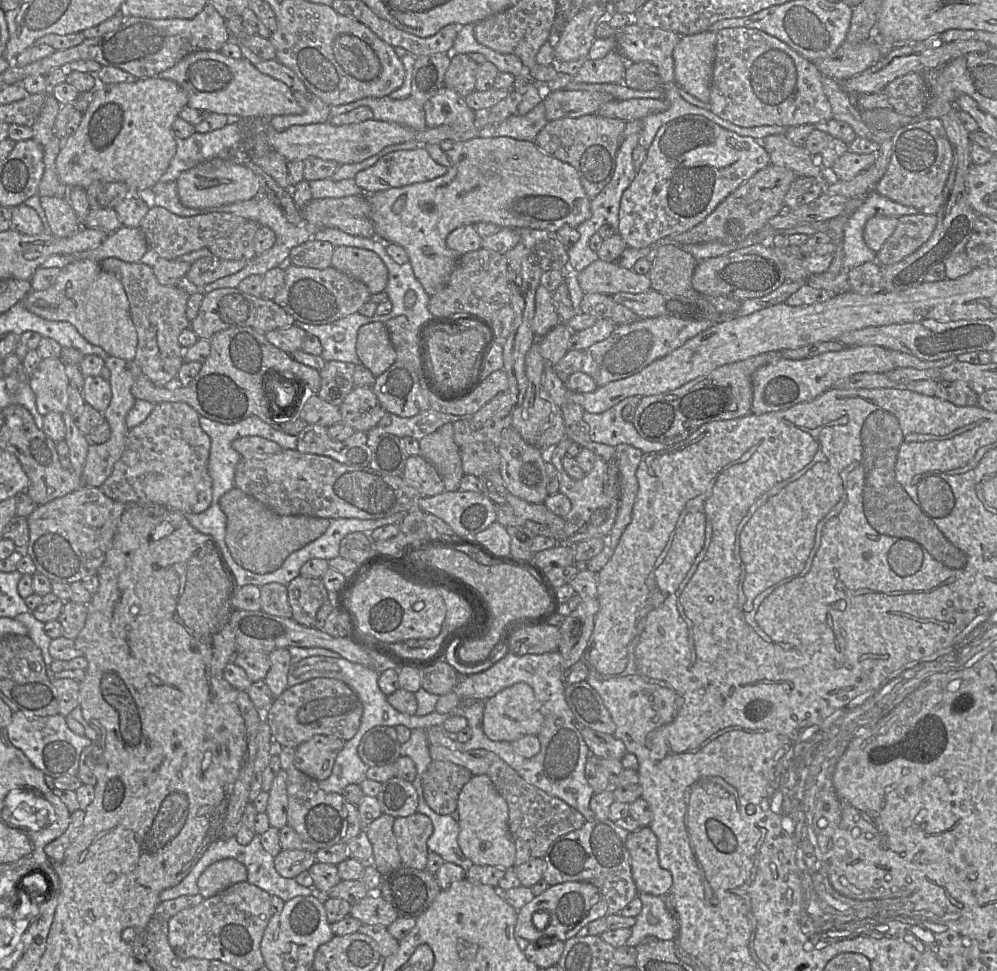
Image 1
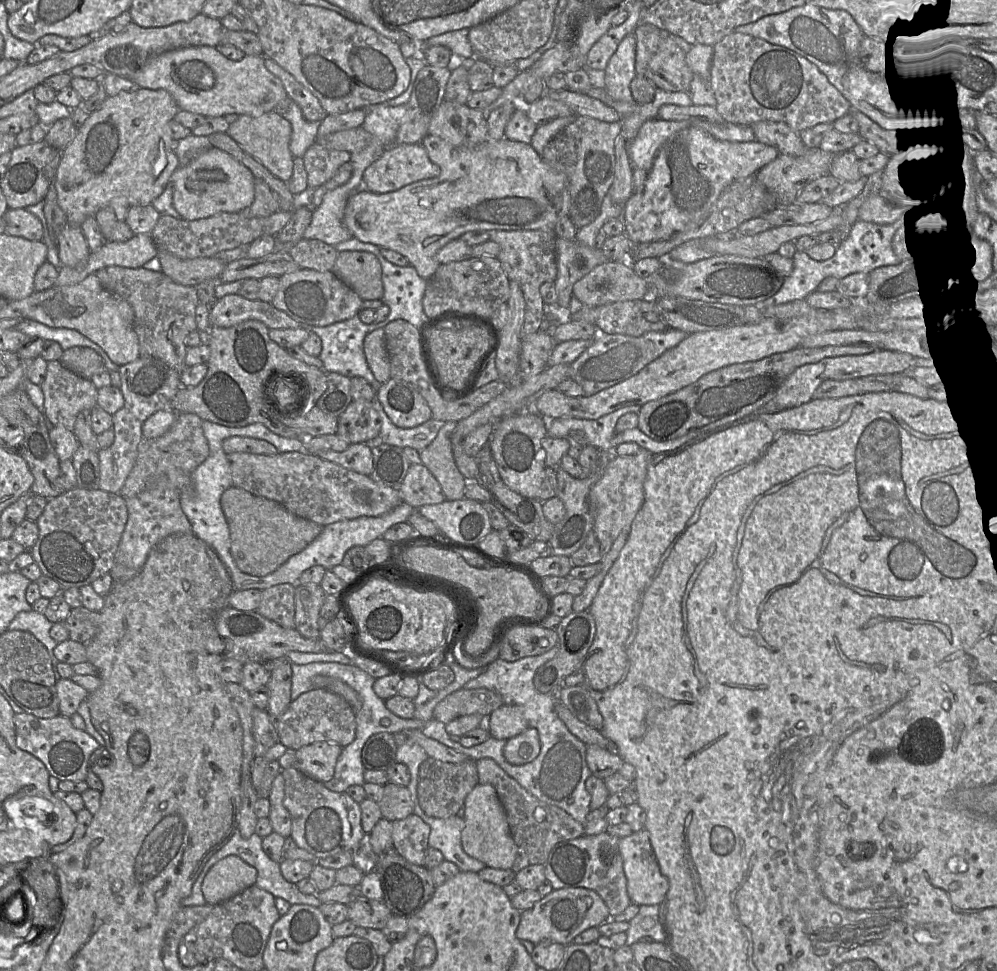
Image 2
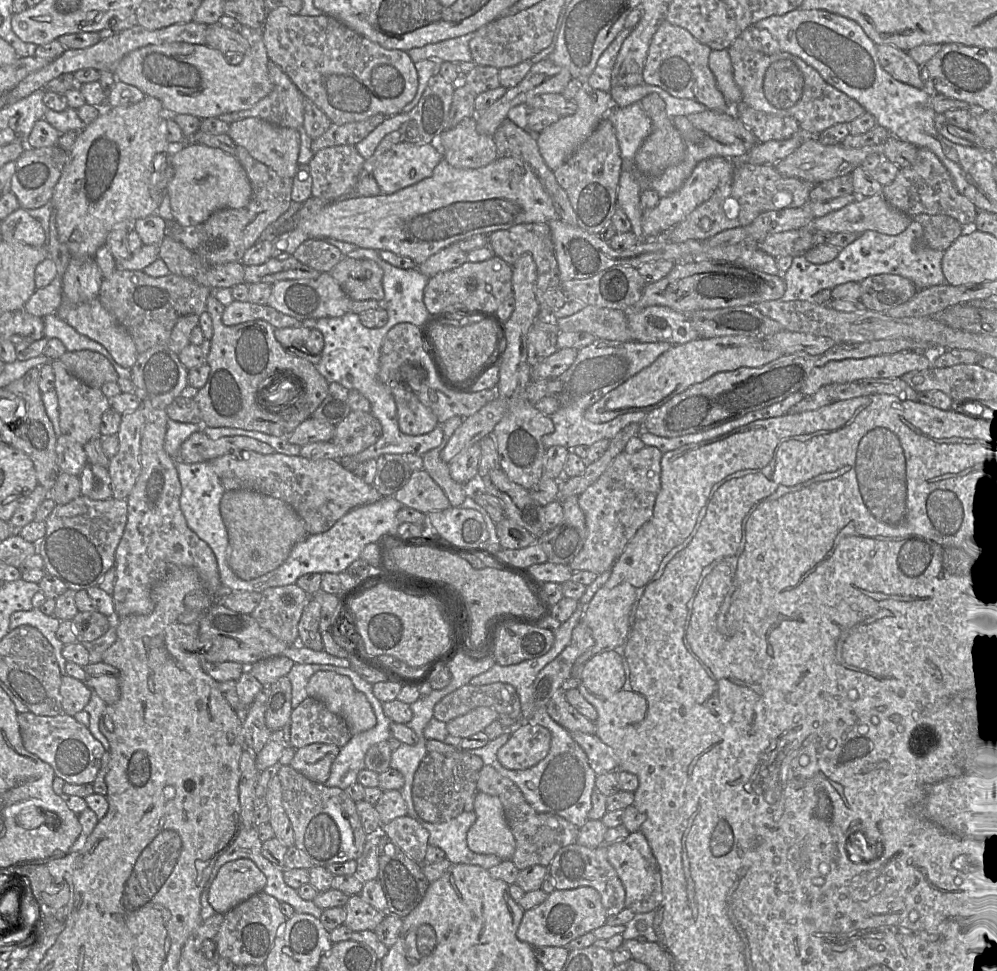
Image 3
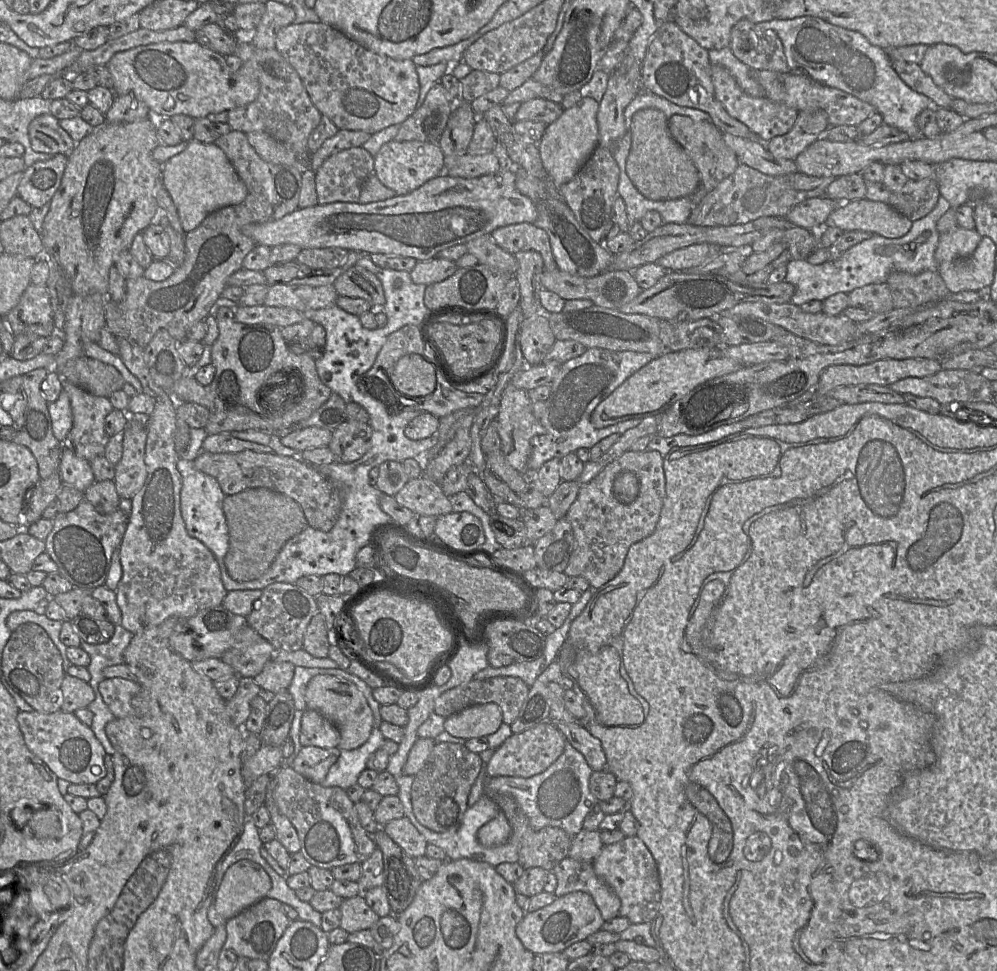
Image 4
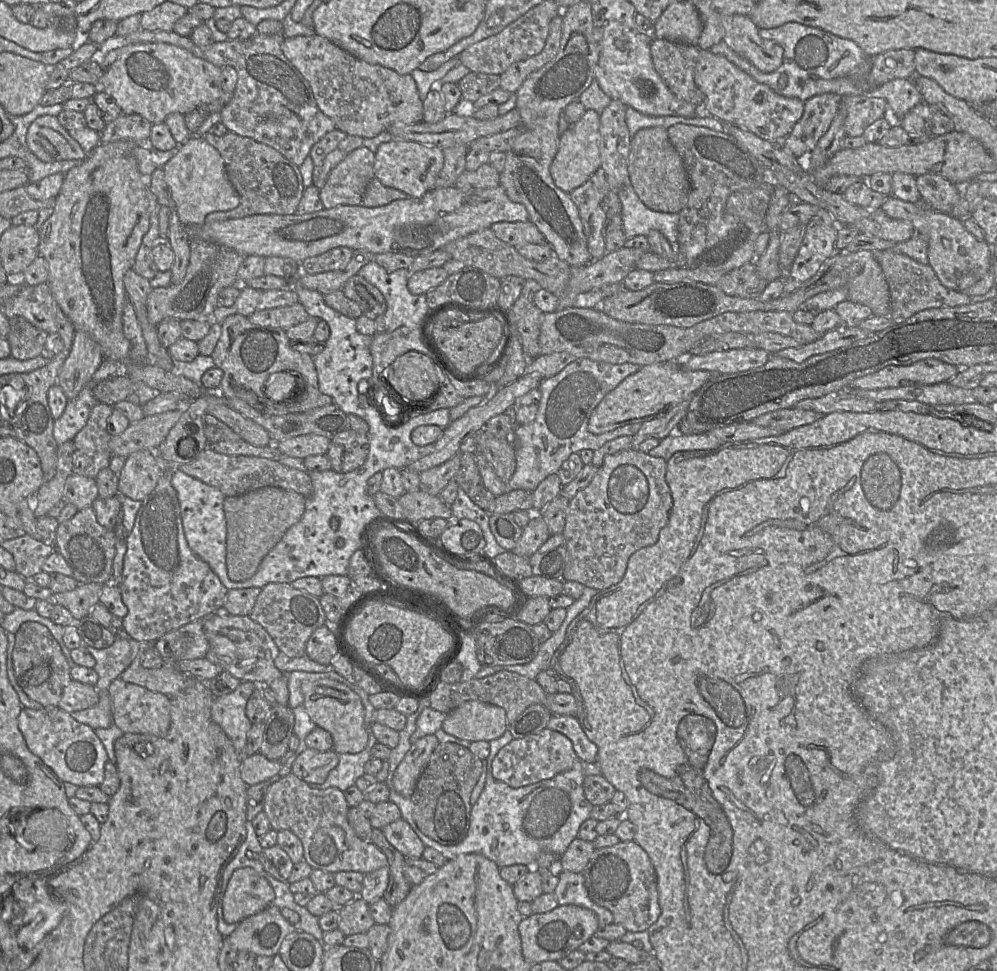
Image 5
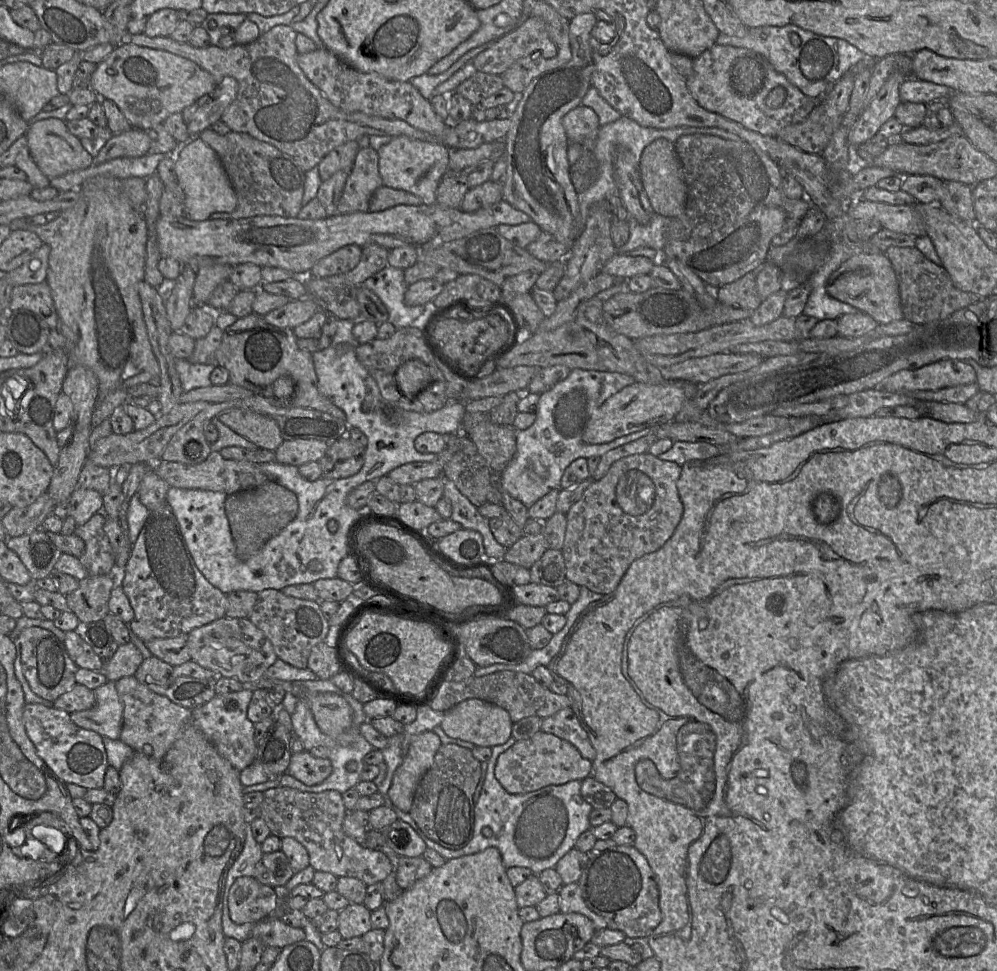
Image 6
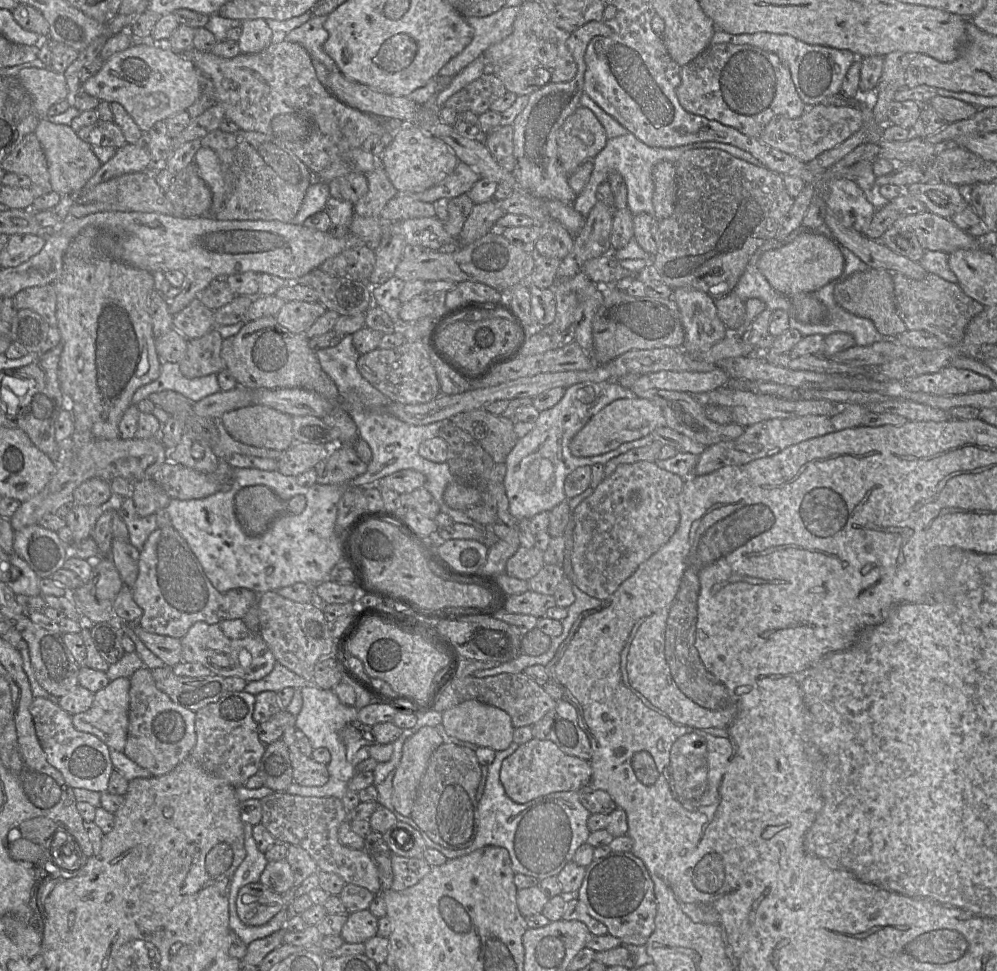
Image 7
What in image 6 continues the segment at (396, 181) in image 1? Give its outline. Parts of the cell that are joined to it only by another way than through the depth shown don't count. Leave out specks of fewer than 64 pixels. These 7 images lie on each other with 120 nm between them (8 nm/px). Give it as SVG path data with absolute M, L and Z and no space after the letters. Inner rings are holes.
M399 135L380 147L378 157L379 173L385 186L412 193L426 205L437 203L438 184L448 171L450 149L447 146Z

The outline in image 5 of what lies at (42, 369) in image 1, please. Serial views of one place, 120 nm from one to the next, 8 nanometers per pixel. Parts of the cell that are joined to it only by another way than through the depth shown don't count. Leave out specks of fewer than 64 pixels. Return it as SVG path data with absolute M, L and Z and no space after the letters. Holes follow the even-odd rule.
M98 402L92 407L86 425L72 439L74 473L95 479L101 469L109 466L112 436L106 426L113 409L111 405Z

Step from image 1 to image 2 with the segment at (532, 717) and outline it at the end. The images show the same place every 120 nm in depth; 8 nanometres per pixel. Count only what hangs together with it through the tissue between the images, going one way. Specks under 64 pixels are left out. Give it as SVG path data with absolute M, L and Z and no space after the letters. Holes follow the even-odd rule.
M503 704L490 714L490 736L496 739L508 740L529 727L522 707Z

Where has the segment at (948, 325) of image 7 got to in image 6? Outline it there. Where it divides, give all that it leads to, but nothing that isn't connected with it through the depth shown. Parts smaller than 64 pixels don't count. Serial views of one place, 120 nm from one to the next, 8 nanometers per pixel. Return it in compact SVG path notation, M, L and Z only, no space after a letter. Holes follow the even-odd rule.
M889 247L883 251L895 273L903 319L914 325L928 324L949 316L954 311L973 303L974 294L957 289L947 273L937 264L929 261L915 247Z

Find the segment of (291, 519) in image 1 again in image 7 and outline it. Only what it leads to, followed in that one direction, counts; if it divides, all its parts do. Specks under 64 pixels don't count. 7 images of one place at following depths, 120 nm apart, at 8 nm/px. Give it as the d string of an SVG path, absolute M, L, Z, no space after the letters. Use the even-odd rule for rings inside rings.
M265 485L241 488L234 499L238 524L247 537L257 537L264 534L277 519L283 515L301 514L307 505L306 498L302 495L295 495L289 500L283 500Z

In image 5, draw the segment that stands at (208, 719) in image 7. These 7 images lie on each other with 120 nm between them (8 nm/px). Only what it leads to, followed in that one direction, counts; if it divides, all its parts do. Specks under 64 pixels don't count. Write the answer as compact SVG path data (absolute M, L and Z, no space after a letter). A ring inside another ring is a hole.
M241 681L233 692L215 698L211 707L212 719L222 728L242 757L247 734L252 727L246 715L246 705L256 688L257 685L251 681Z

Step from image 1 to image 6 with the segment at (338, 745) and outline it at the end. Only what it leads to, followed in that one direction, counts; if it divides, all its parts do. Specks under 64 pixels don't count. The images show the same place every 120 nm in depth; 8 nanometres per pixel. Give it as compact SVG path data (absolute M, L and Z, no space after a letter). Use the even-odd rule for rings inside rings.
M302 751L291 755L286 773L307 786L313 786L332 773L332 765L328 758L317 758L309 751Z

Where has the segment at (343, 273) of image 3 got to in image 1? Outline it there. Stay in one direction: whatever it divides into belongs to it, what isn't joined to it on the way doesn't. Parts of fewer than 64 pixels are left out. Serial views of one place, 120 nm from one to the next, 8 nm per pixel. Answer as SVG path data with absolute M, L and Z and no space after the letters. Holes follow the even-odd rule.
M352 246L335 247L331 266L364 283L372 294L385 290L388 269L373 251Z

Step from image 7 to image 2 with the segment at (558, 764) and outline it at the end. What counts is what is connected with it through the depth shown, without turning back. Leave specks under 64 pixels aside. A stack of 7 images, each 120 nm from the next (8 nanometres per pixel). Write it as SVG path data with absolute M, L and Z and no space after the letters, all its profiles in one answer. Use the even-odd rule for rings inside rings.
M528 727L521 734L507 740L503 749L505 759L512 765L533 761L540 753L540 740L536 728Z

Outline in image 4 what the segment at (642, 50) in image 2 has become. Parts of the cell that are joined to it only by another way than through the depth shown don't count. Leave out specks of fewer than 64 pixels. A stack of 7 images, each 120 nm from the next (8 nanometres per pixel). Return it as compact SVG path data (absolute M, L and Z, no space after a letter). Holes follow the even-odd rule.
M673 20L665 21L649 42L641 67L641 86L674 104L706 112L722 133L765 145L746 125L731 117L715 98L708 50L686 34Z

